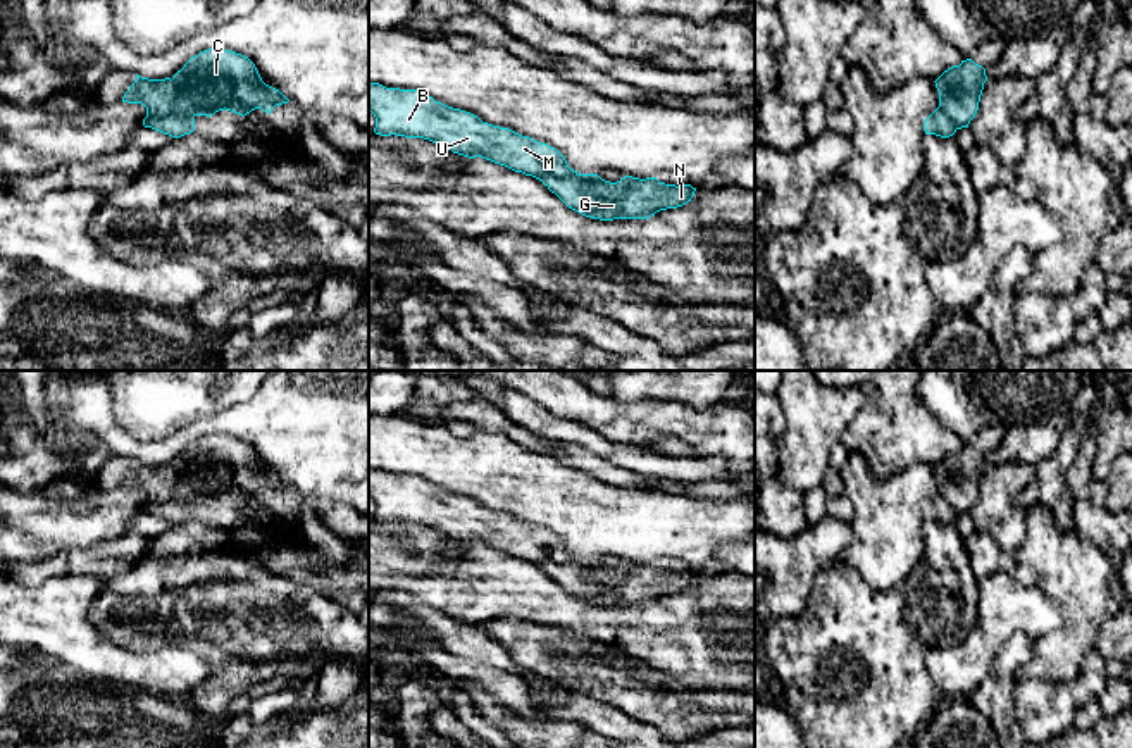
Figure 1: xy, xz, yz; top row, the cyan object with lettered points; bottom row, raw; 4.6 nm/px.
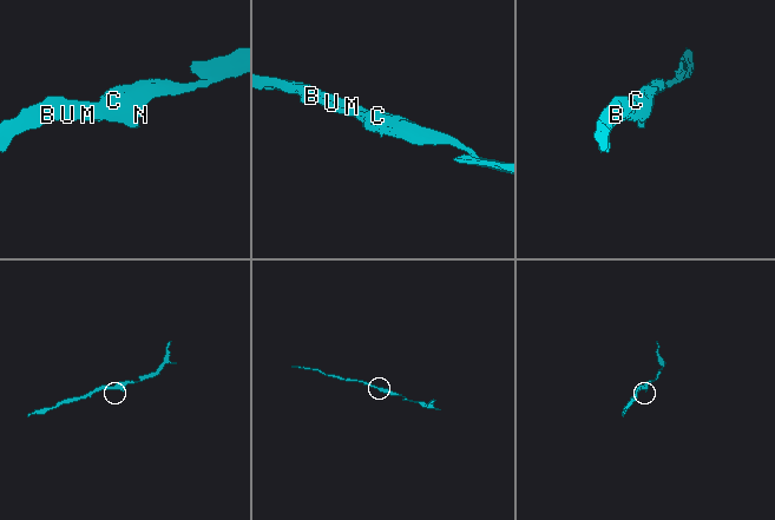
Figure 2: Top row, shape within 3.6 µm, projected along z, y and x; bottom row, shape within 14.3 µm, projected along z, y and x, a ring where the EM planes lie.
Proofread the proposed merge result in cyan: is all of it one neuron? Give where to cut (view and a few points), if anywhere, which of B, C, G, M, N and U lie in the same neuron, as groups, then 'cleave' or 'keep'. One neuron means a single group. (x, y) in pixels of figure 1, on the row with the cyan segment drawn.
no cut; B C G M N U; keep

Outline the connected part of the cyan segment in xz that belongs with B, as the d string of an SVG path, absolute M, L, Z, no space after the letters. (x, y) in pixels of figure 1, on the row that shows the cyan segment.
M369 83L369 110L376 117L376 134L424 138L453 153L482 157L532 176L569 209L591 219L650 219L660 210L686 205L696 191L691 184L665 184L656 178L625 176L610 183L598 174L579 174L557 148L482 122L417 90Z

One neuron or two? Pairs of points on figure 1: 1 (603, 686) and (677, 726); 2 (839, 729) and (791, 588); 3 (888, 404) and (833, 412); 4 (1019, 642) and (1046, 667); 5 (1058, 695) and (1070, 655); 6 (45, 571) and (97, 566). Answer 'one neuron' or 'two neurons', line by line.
1: one neuron
2: two neurons
3: two neurons
4: two neurons
5: two neurons
6: one neuron

